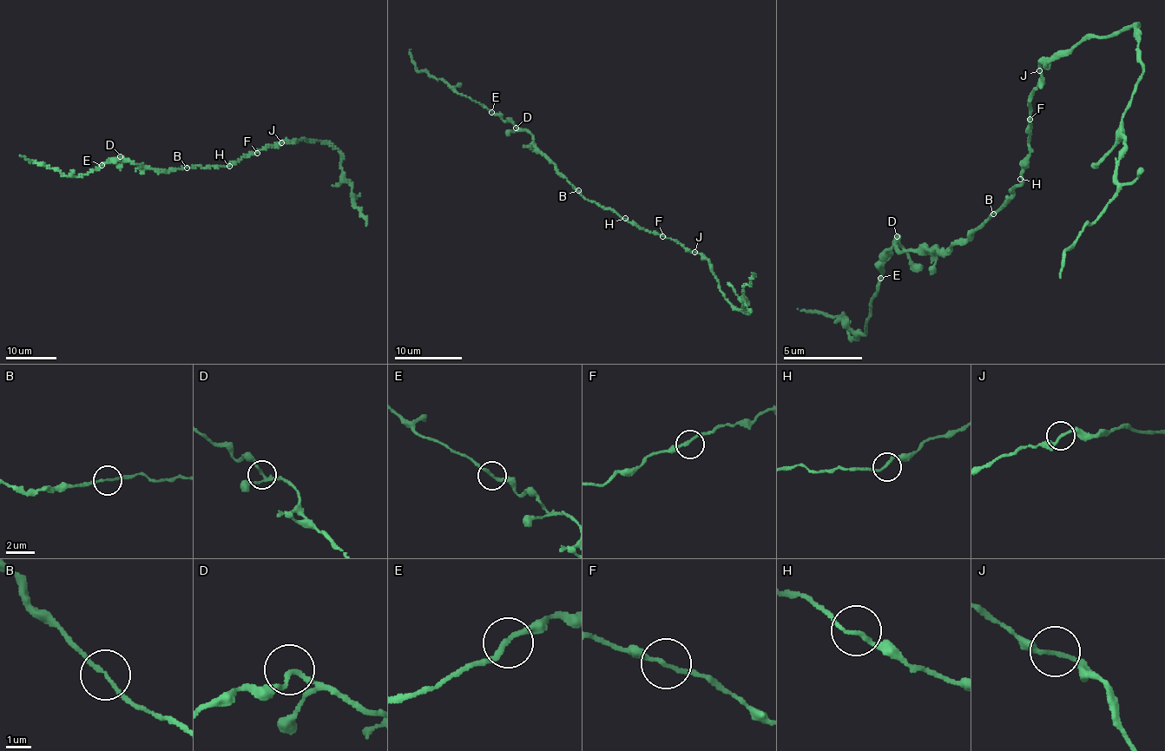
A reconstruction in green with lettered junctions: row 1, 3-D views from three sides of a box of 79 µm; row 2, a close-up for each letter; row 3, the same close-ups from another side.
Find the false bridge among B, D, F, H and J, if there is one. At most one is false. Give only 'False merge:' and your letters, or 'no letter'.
False merge: no letter

